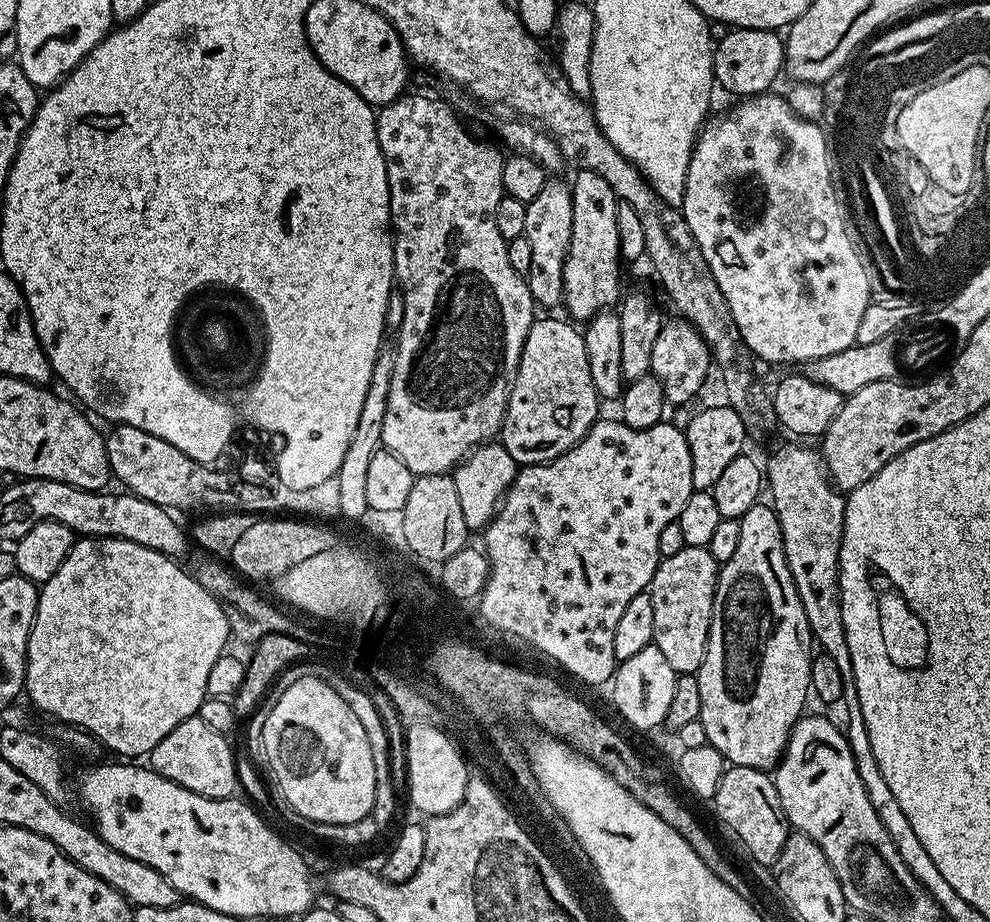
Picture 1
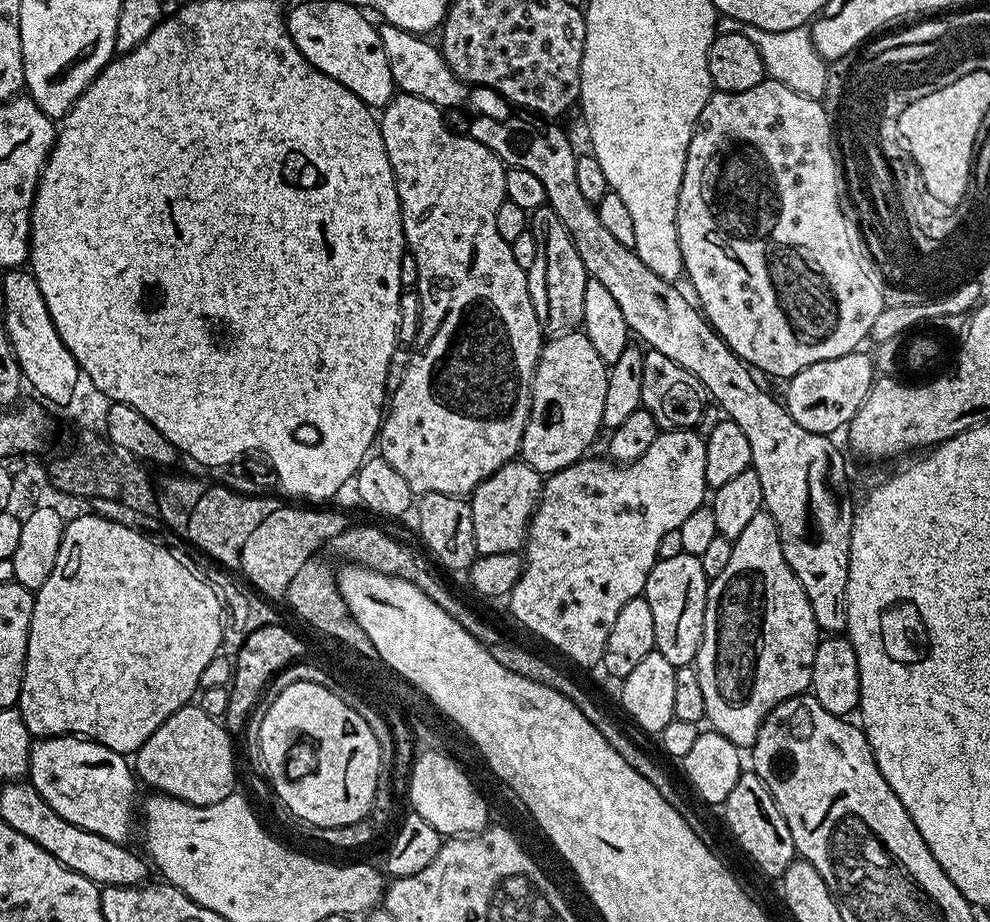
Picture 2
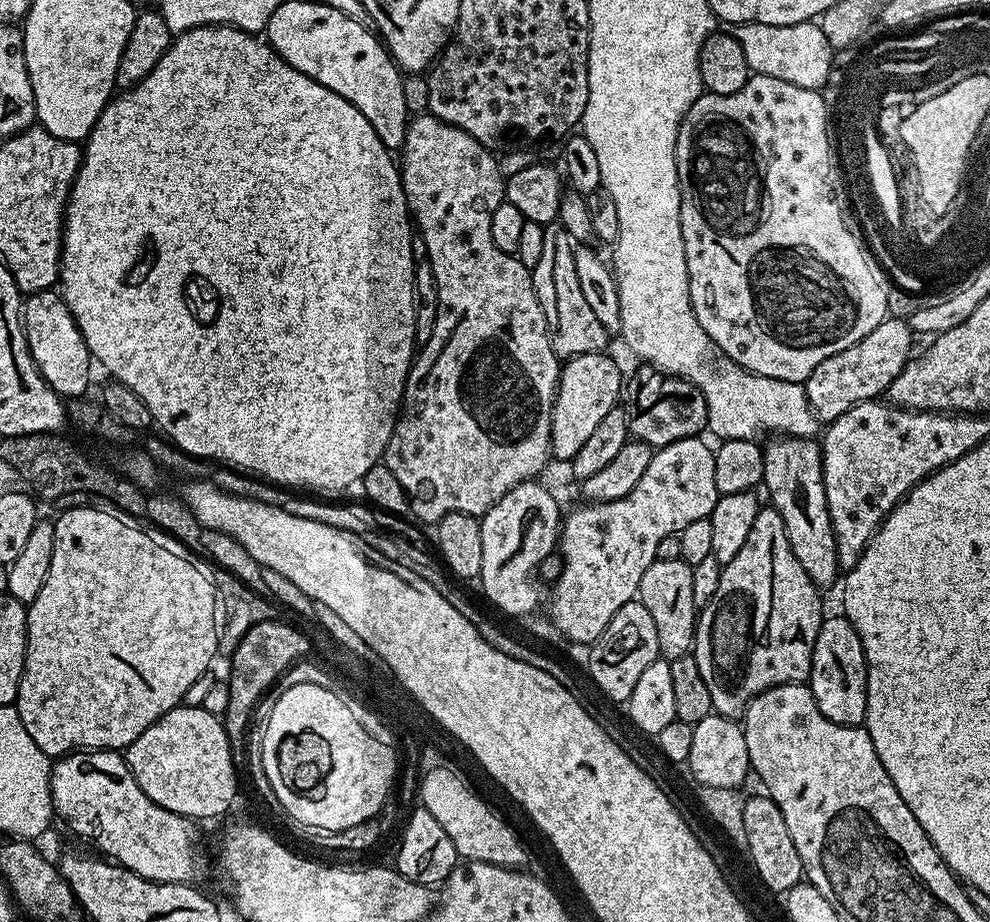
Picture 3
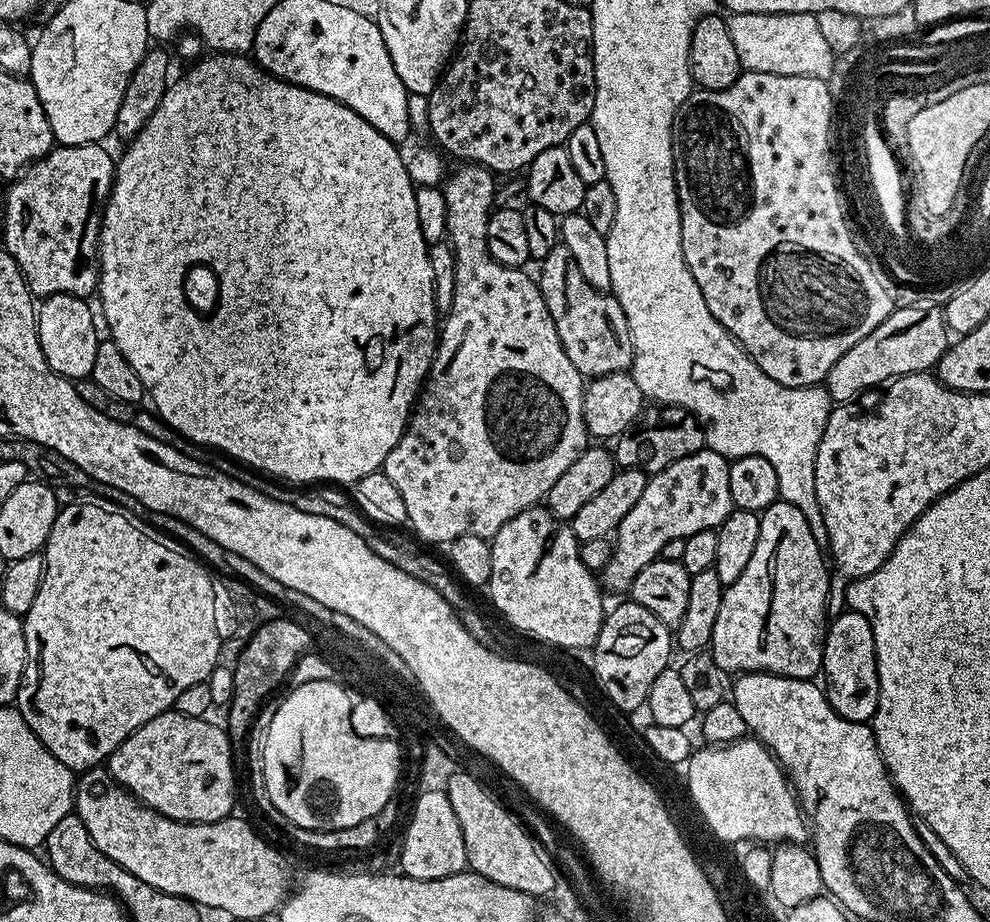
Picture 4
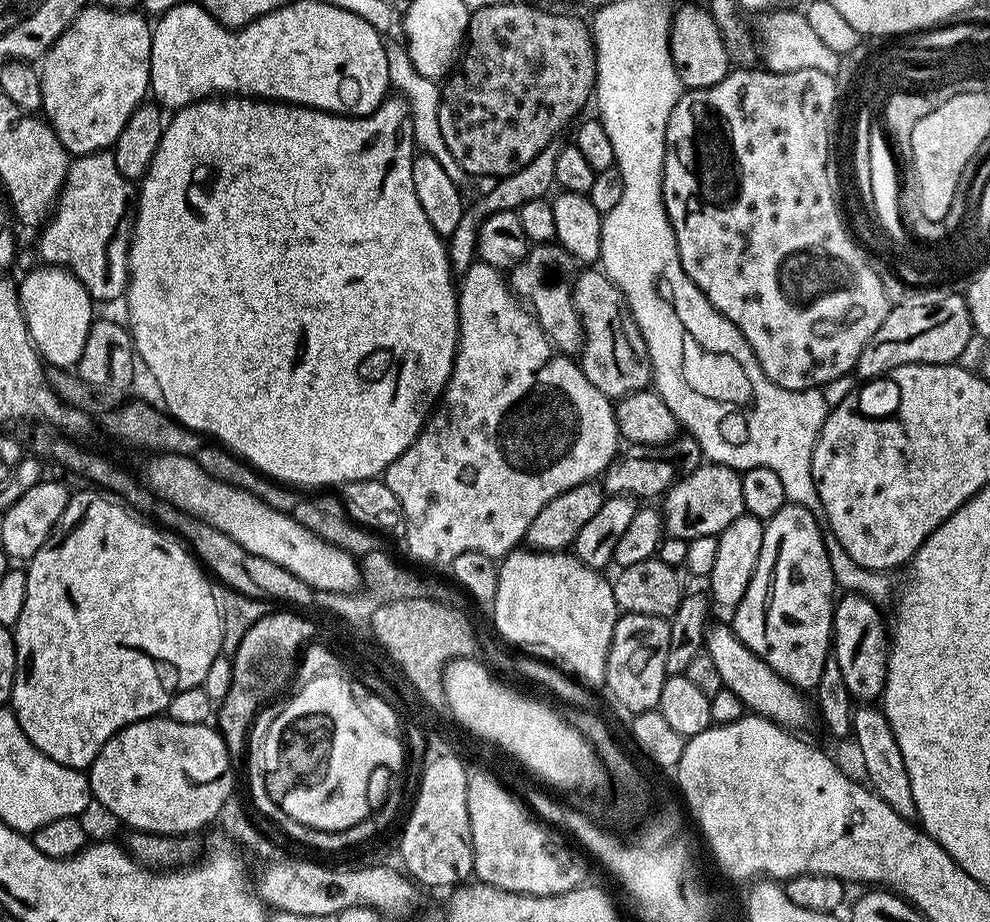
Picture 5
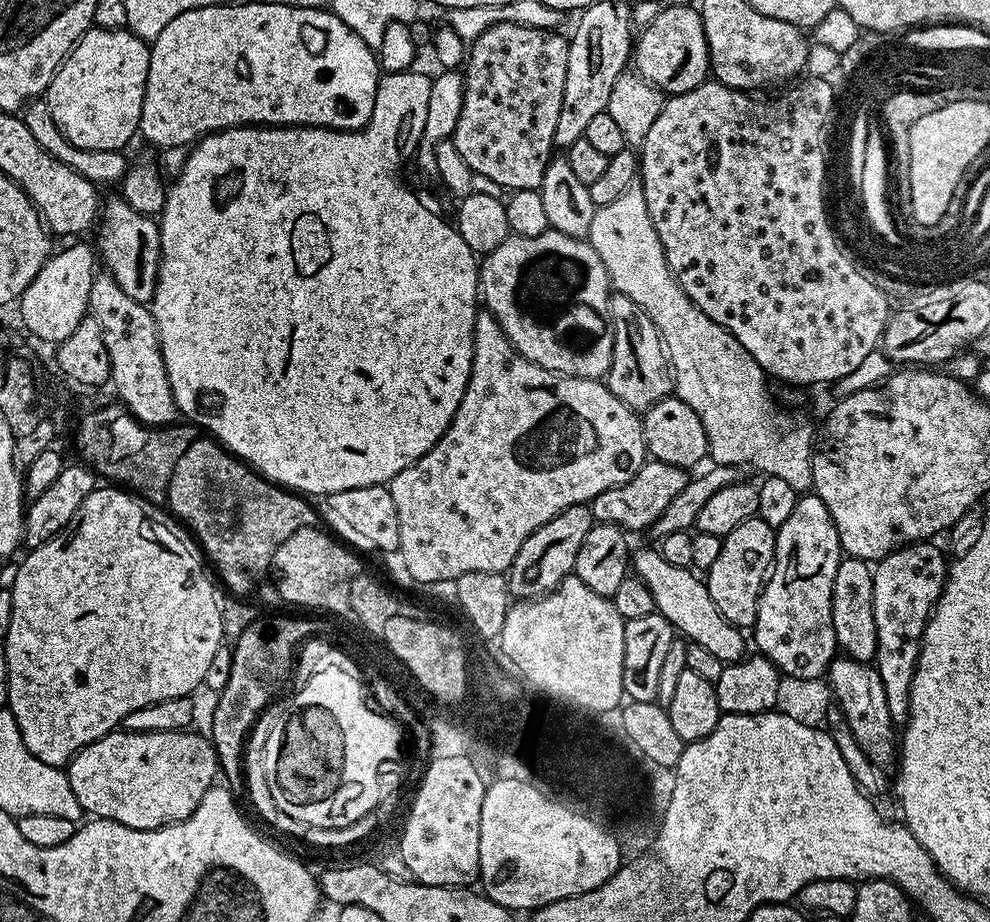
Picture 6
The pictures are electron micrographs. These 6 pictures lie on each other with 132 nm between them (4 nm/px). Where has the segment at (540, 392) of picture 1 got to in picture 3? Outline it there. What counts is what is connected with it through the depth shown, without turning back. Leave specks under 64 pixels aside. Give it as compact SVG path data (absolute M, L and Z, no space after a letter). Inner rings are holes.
M591 352L590 354L578 354L567 357L563 361L560 370L560 381L556 387L556 401L552 404L552 425L550 426L550 442L552 443L551 455L556 456L564 462L571 462L582 450L582 445L586 443L586 438L590 438L590 433L597 428L598 422L610 414L612 408L617 407L618 399L622 396L622 376L620 380L620 368L604 352Z

